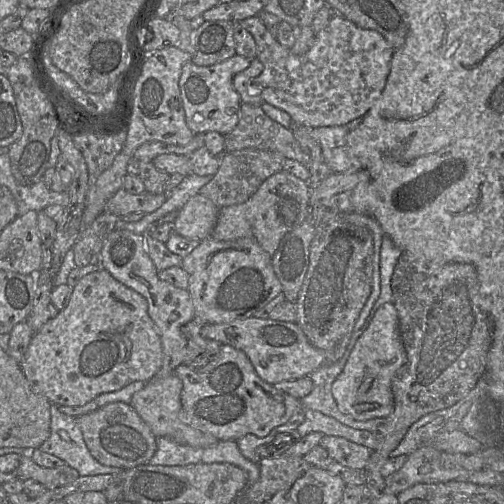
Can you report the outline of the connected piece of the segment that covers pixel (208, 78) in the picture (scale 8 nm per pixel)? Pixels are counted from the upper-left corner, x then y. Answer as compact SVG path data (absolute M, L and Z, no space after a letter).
M235 54L210 66L199 66L192 60L185 63L179 80L179 88L186 123L195 134L216 131L225 135L235 128L240 118L242 101L233 87L233 78L237 73L245 70L251 60Z

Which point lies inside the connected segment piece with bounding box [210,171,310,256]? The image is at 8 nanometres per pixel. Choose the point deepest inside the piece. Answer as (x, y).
(281, 203)

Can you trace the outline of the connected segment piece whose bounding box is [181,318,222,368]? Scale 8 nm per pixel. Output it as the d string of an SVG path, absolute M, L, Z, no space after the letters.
M194 318L181 327L181 332L187 339L185 360L182 364L190 368L202 368L218 354L222 343L201 336L200 330L206 323Z

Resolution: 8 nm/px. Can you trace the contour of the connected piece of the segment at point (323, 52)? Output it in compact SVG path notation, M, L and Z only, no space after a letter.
M336 14L329 24L315 35L311 48L302 55L295 55L290 48L278 42L259 16L246 18L240 23L253 35L256 57L263 63L263 71L256 77L256 90L261 91L265 102L287 112L294 123L308 127L346 125L358 117L363 117L384 89L394 49L376 30L358 27L341 14Z

